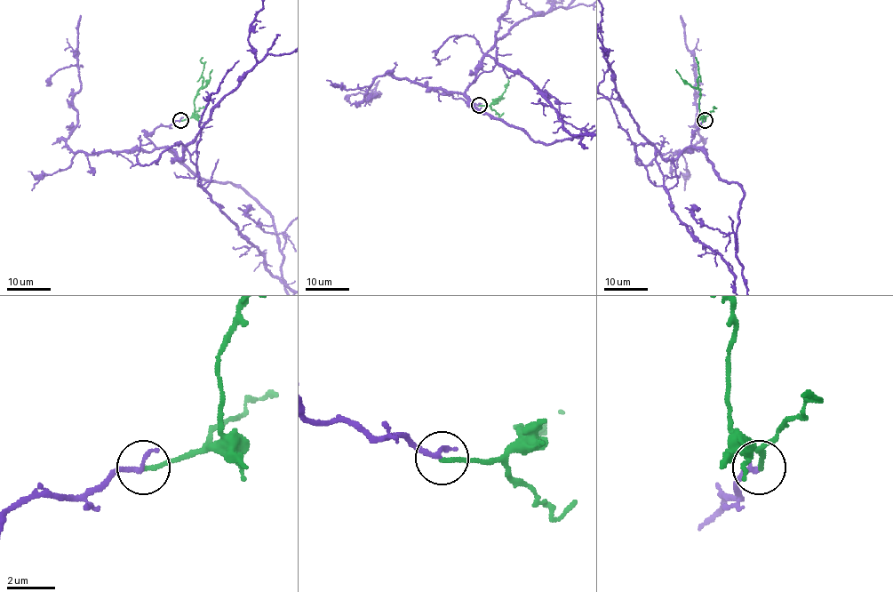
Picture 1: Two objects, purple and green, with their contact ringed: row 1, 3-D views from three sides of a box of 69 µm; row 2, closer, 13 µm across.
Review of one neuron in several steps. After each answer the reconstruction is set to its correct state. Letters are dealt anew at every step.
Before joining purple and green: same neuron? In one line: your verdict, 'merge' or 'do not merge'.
merge

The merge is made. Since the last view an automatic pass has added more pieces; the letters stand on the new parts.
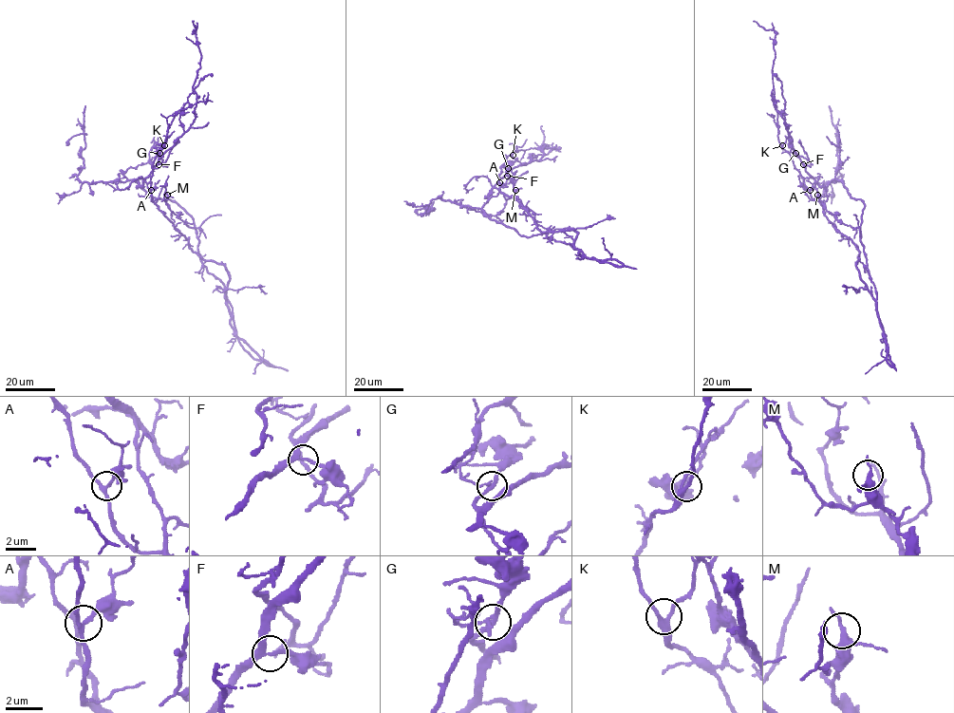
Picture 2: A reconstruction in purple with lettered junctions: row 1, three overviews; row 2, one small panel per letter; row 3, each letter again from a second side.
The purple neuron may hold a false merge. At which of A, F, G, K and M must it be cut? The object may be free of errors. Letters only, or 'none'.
G

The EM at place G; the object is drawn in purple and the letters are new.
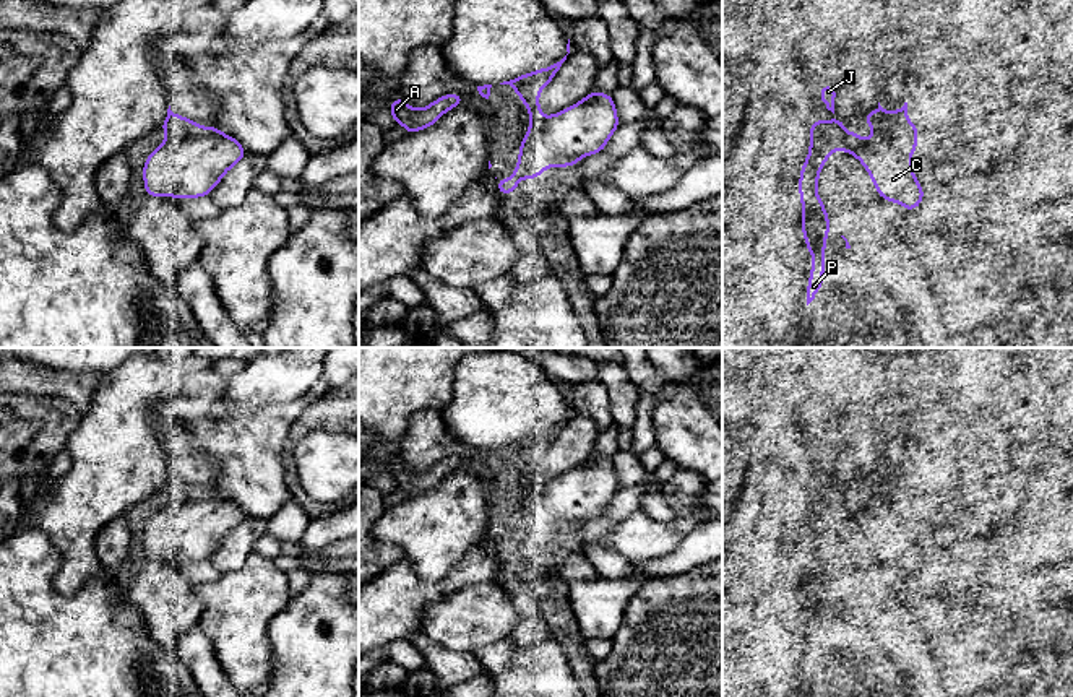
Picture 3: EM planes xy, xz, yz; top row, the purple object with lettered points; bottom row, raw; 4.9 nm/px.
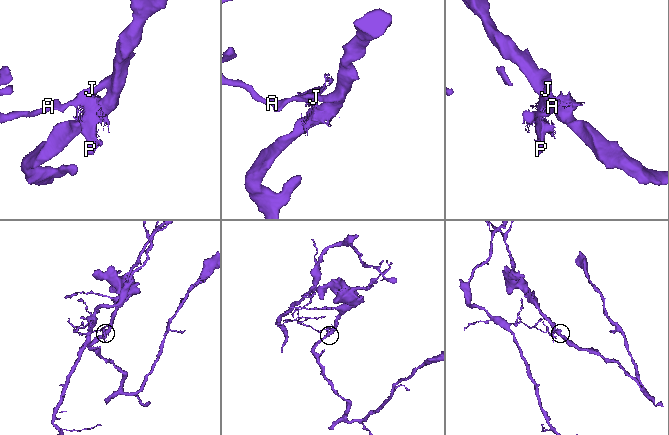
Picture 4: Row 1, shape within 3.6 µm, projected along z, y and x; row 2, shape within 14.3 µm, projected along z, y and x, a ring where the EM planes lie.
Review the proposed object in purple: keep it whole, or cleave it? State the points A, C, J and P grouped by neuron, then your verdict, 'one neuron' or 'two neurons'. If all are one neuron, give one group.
A J P / C | two neurons

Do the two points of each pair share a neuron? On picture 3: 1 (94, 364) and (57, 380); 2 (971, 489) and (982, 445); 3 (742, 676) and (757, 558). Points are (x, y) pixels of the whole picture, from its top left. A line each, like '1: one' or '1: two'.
1: two
2: one
3: two

